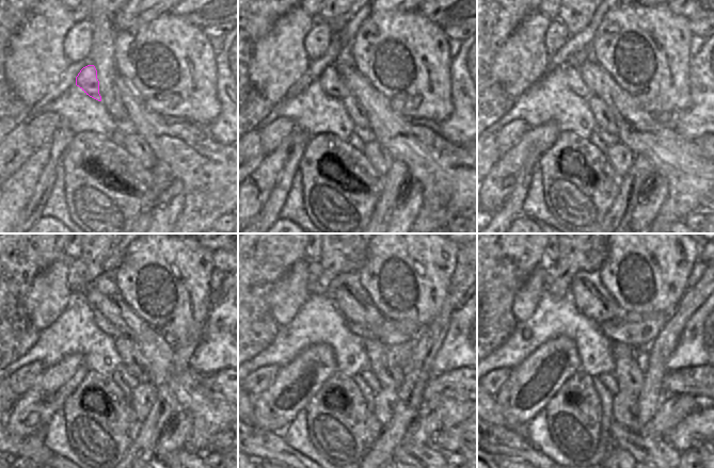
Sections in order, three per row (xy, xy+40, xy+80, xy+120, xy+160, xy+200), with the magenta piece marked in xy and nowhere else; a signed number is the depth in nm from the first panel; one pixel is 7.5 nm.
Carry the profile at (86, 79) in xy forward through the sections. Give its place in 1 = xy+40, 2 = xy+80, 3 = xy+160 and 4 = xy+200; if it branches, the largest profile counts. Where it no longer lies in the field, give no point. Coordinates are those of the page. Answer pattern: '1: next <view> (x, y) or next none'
1: next xy+40 (330, 80)
2: next xy+80 (576, 84)
3: next xy+160 (391, 333)
4: next xy+200 (637, 331)

